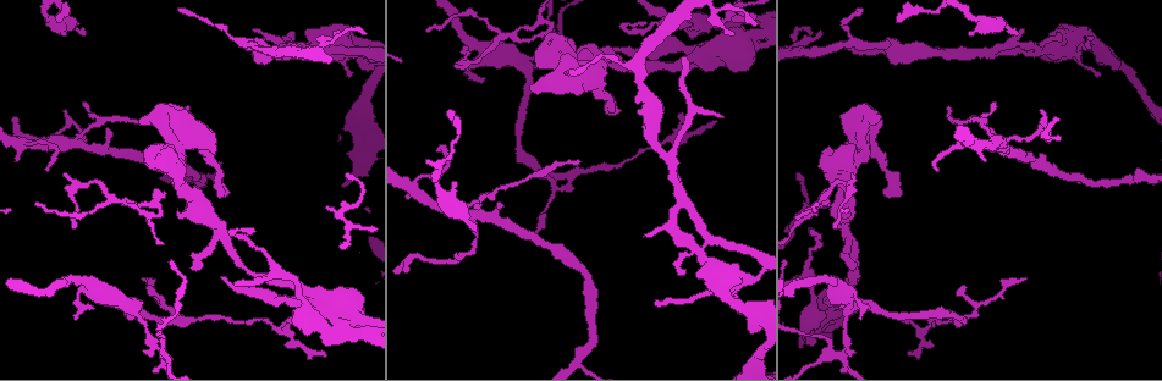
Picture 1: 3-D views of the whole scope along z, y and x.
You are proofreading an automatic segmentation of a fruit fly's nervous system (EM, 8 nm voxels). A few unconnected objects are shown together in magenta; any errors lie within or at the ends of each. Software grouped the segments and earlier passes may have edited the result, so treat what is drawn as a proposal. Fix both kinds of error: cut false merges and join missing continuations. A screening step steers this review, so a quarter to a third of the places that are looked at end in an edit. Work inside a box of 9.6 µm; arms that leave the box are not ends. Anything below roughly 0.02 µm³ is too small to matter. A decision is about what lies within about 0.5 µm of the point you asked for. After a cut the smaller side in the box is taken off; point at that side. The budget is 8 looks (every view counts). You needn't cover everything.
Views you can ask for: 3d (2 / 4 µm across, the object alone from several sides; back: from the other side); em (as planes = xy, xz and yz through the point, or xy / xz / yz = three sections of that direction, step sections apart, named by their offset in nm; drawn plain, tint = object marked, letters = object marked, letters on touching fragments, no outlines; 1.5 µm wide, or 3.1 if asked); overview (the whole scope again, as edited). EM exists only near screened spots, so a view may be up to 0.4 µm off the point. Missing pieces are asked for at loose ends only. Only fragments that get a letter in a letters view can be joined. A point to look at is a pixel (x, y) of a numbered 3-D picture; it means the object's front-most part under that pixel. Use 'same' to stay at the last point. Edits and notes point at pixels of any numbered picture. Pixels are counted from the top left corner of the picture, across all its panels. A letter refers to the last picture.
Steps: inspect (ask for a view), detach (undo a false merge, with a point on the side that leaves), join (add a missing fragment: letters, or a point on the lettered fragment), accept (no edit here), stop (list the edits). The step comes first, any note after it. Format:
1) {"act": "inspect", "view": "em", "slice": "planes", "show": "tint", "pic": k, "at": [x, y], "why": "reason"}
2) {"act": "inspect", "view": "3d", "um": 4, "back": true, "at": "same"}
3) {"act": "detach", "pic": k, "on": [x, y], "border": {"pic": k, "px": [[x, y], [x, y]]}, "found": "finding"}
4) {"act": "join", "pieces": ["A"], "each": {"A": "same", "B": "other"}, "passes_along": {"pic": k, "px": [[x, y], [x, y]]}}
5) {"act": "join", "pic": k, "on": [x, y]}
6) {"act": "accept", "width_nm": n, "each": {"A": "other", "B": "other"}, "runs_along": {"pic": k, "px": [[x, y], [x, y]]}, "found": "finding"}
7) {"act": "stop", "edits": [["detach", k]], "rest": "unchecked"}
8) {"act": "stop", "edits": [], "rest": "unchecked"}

{"act": "inspect", "view": "3d", "um": 2, "pic": 1, "at": [664, 156], "why": "a fork"}

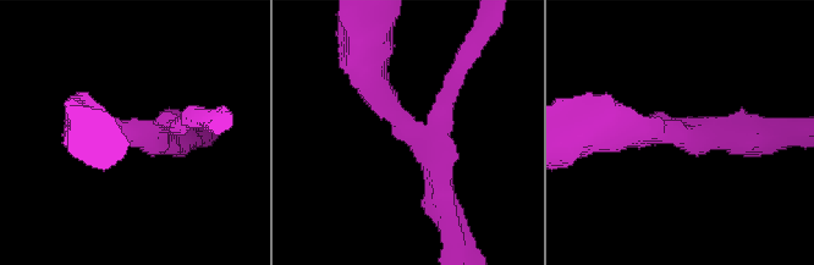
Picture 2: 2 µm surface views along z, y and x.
{"act": "inspect", "view": "em", "slice": "planes", "show": "letters", "pic": 2, "at": [419, 135], "arms": 3, "why": "now the EM"}

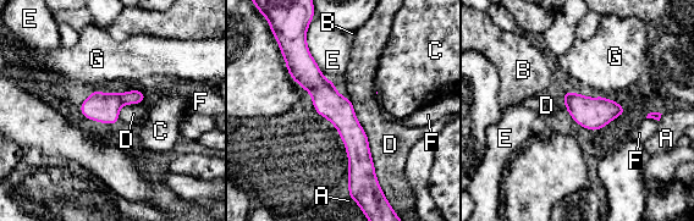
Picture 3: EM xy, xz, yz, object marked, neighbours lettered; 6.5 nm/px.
{"act": "detach", "pic": 3, "on": [135, 97], "each": {"A": "other", "B": "other", "C": "other", "D": "other", "E": "other", "F": "other", "G": "other"}, "border": {"pic": 3, "px": [[119, 93], [125, 103]]}, "found": "a second cell is stuck on"}

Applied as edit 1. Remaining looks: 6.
{"act": "inspect", "view": "em", "slice": "xz", "step": 8, "show": "plain", "pic": 1, "at": [874, 125], "why": "stops while still wide"}

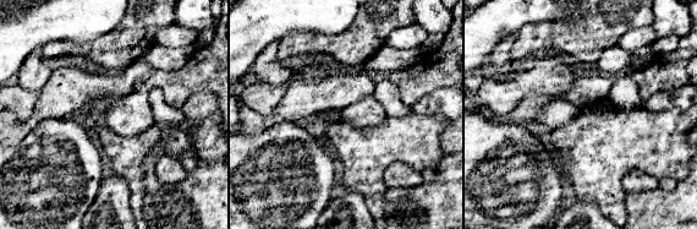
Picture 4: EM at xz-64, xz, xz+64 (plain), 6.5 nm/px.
{"act": "inspect", "view": "em", "slice": "xz", "step": 8, "show": "letters", "at": "same", "why": "see the neighbours"}

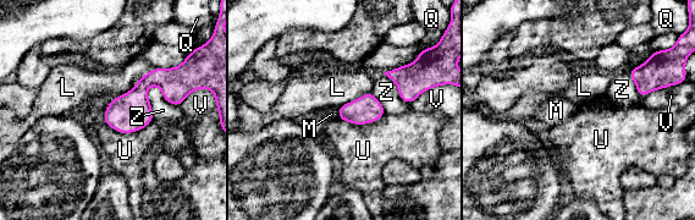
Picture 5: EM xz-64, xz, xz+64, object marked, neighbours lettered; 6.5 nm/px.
{"act": "accept", "longest_contact_nm": ["U", 340], "each": {"L": "other", "M": "other", "Q": "other", "U": "other", "V": "other", "Z": "other"}, "border": {"pic": 5, "px": [[154, 119], [132, 132], [104, 124]]}, "found": "none of them fits"}

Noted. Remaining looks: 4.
{"act": "inspect", "view": "3d", "um": 2, "back": true, "pic": 1, "at": [454, 147], "why": "a narrow waist"}

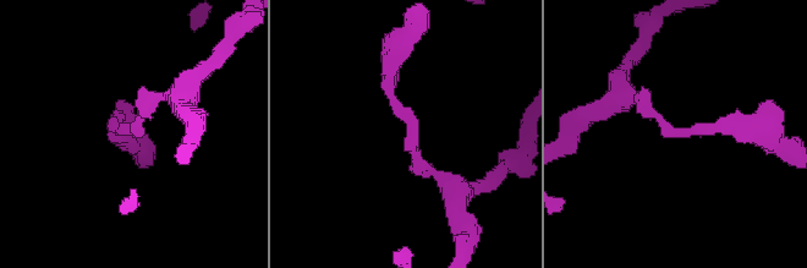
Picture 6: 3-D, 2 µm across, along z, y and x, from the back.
{"act": "inspect", "view": "em", "slice": "xz", "step": 8, "show": "tint", "pic": 6, "at": [407, 139], "why": "shape alone is not enough"}

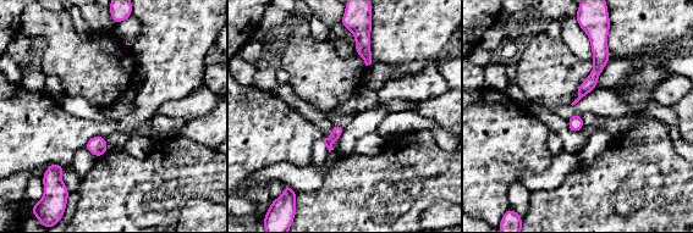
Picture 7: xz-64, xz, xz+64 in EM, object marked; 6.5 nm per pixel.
{"act": "inspect", "view": "em", "slice": "planes", "show": "letters", "at": "same", "why": "cut it another way"}

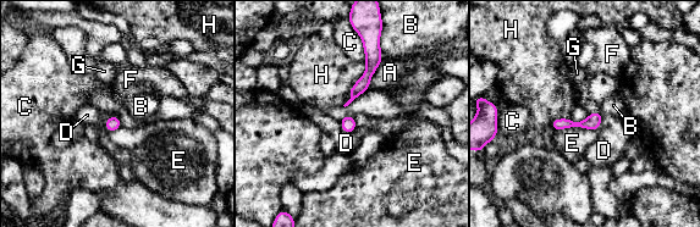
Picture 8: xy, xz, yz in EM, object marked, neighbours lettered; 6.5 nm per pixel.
{"act": "accept", "longest_contact_nm": ["H", 340], "each": {"A": "other", "B": "other", "C": "other", "D": "other", "E": "other", "F": "other", "G": "other", "H": "other"}, "runs_along": {"pic": 8, "px": [[597, 115], [588, 123], [555, 125]]}, "found": "one cell here"}

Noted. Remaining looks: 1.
{"act": "stop", "edits": [["detach", 3]], "rest": "unchecked"}

